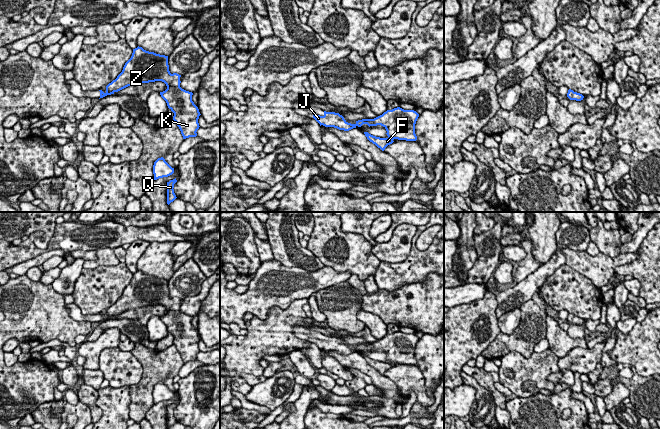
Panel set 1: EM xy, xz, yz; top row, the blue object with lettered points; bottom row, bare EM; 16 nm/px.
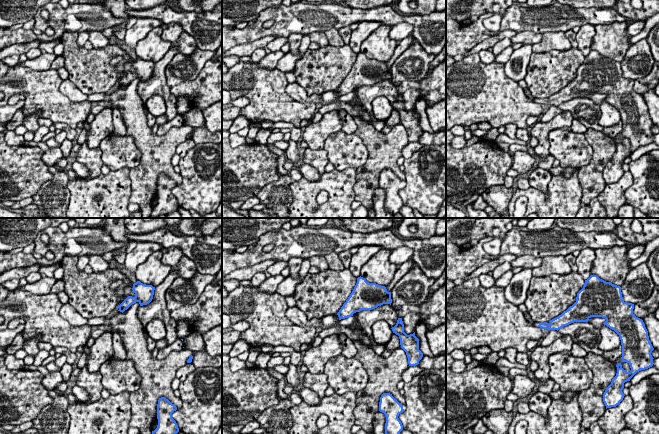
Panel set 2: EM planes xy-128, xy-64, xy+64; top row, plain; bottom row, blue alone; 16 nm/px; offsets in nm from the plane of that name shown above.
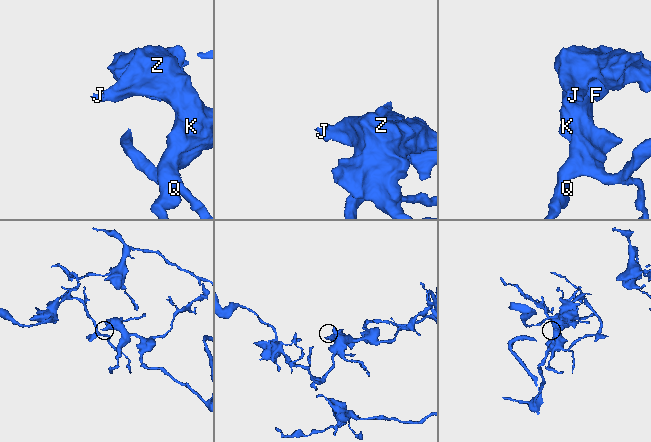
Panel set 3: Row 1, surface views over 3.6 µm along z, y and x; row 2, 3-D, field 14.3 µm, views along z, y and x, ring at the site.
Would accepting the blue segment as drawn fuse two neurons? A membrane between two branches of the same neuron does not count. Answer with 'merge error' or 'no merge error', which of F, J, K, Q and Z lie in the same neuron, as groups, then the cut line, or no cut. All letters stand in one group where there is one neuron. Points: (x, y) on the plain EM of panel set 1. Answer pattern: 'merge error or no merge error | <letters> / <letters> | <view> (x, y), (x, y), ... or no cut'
no merge error | F J K Q Z | no cut

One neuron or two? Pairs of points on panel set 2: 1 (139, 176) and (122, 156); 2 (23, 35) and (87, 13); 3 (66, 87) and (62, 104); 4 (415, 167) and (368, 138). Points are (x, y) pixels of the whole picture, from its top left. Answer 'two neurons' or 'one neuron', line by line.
1: two neurons
2: one neuron
3: two neurons
4: two neurons

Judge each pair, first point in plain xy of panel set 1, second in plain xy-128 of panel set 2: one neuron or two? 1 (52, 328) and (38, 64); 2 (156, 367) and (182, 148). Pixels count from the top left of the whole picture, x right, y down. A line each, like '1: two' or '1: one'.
1: two
2: two

